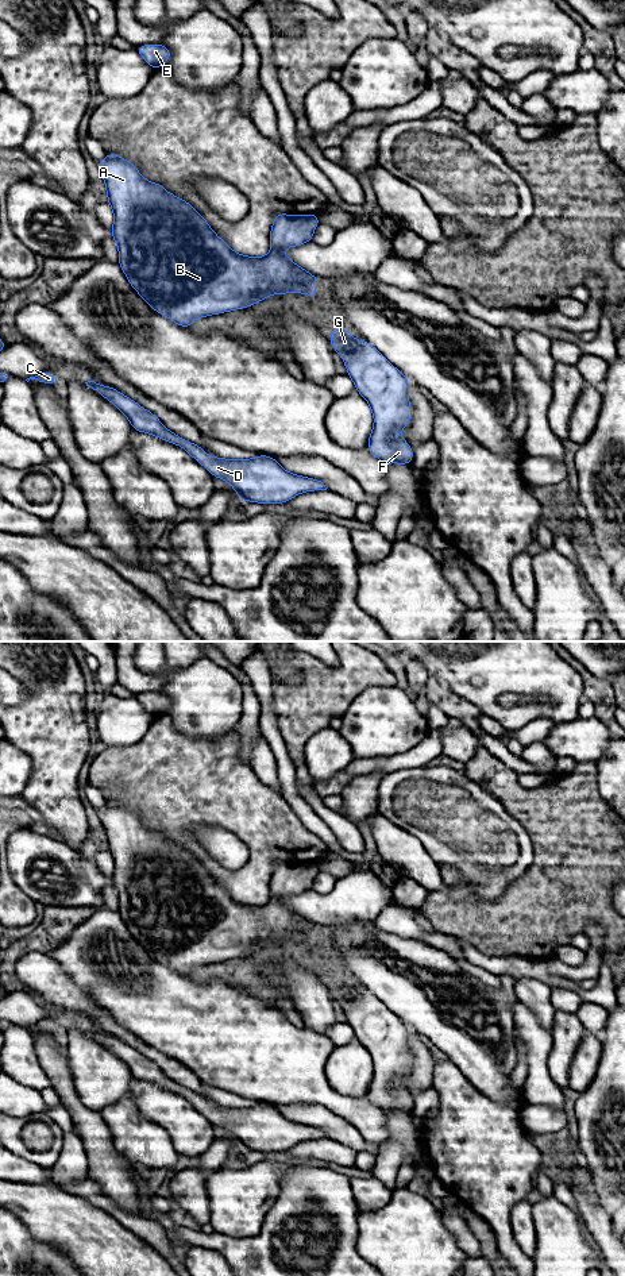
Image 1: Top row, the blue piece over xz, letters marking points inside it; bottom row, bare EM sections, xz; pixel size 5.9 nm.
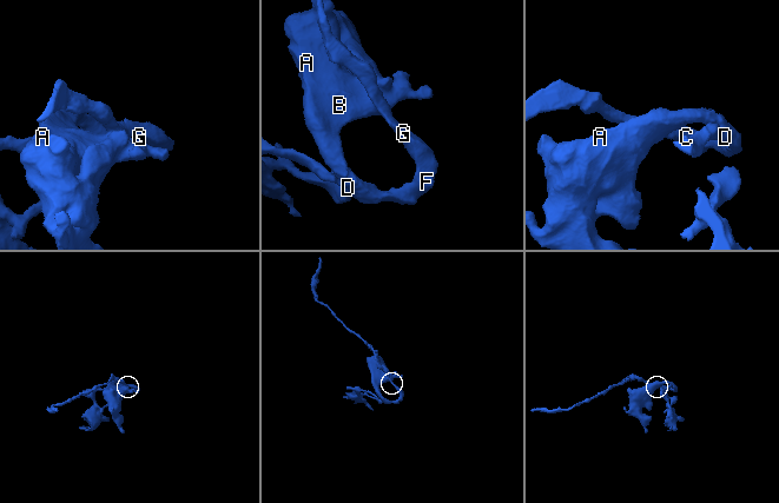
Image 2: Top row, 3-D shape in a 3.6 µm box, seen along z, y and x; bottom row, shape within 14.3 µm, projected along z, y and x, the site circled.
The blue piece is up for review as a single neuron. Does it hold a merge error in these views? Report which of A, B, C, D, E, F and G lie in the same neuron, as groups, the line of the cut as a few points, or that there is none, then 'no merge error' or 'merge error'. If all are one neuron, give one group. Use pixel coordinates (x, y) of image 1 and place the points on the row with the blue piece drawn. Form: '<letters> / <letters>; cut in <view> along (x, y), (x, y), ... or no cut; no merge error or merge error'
A B C D E F G; no cut; no merge error

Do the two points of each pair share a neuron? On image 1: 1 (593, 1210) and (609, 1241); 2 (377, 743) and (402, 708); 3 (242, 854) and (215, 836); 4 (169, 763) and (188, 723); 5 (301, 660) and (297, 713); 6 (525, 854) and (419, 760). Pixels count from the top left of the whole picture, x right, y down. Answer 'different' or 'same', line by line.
1: same
2: same
3: same
4: different
5: same
6: different

